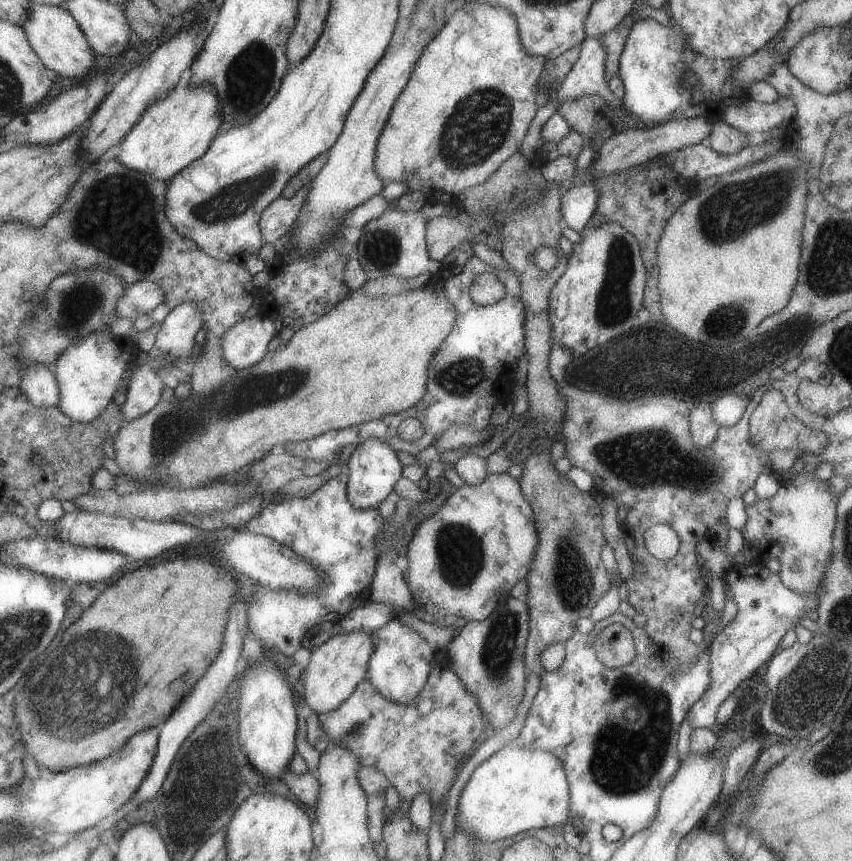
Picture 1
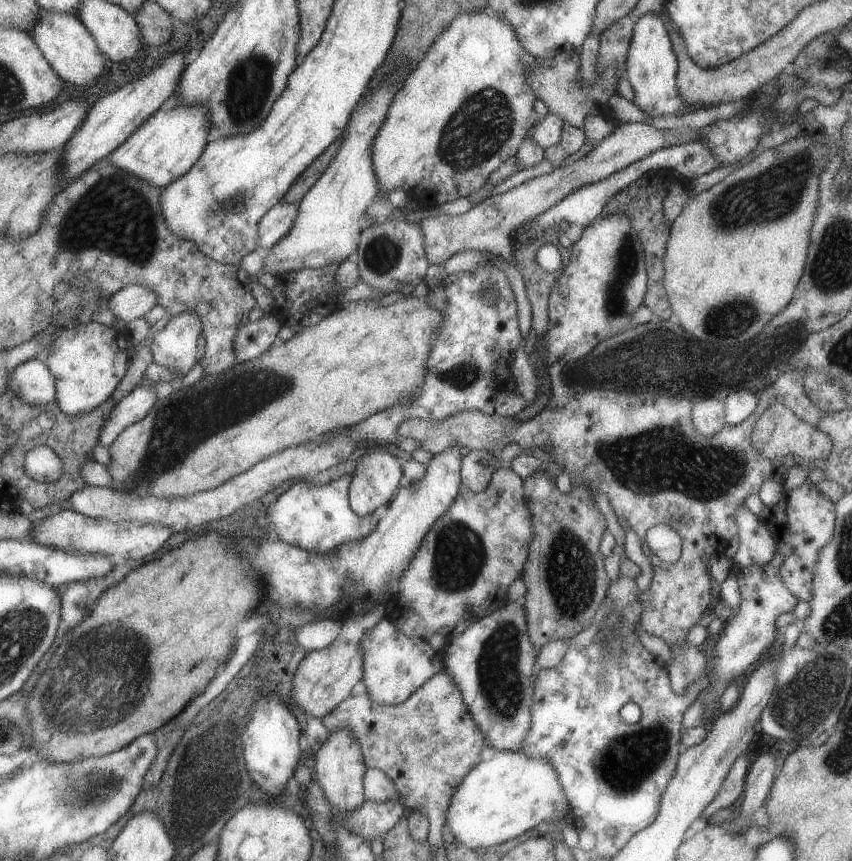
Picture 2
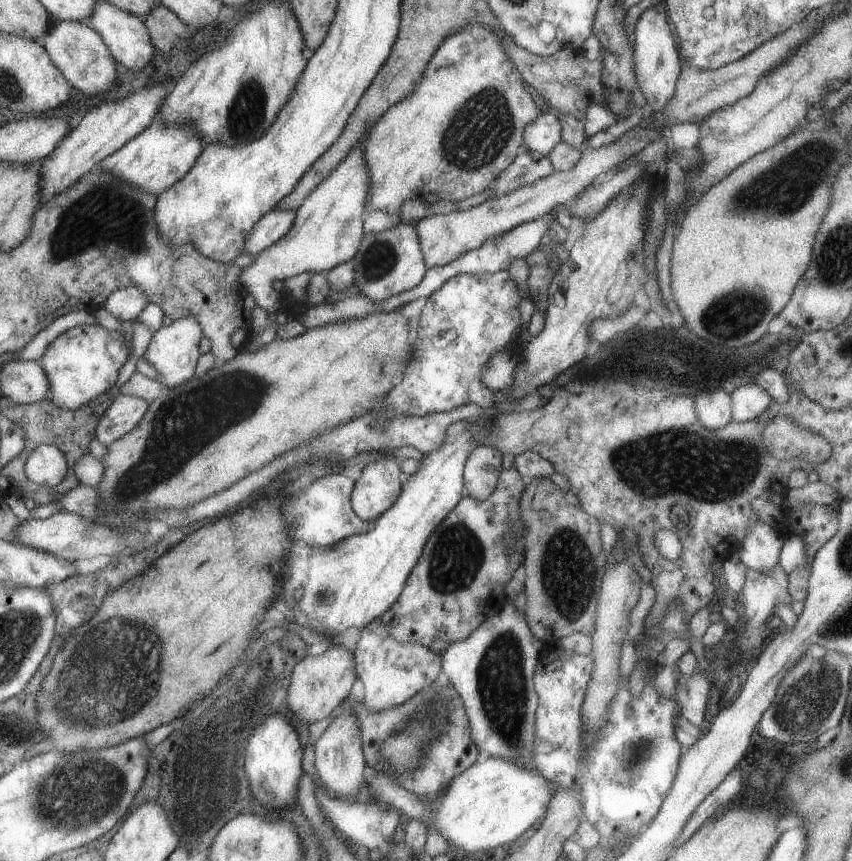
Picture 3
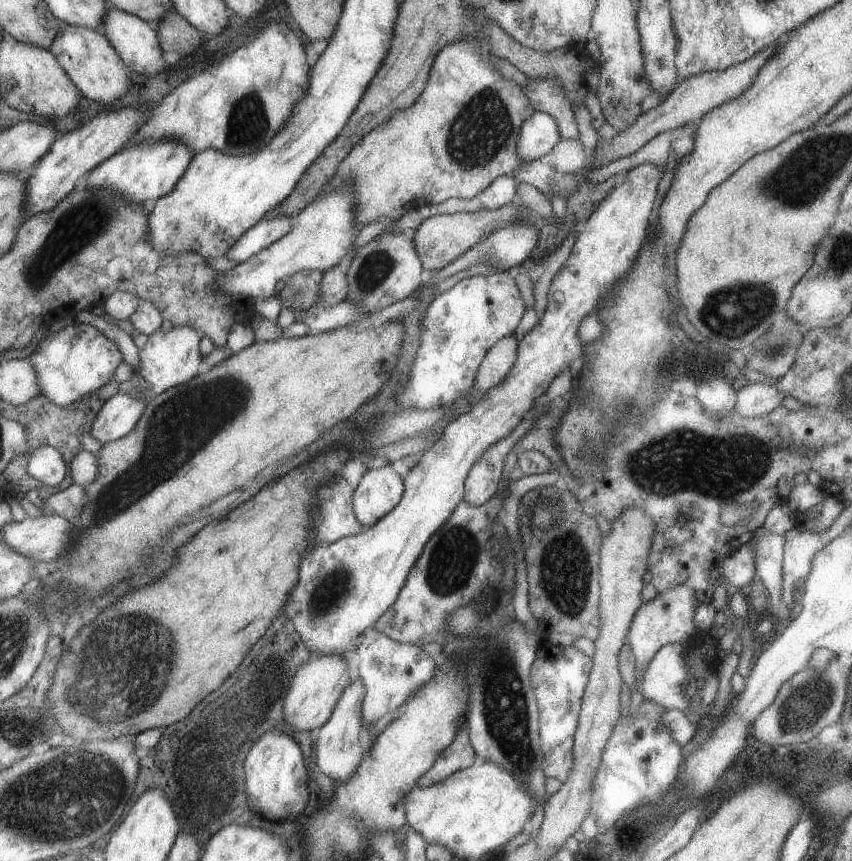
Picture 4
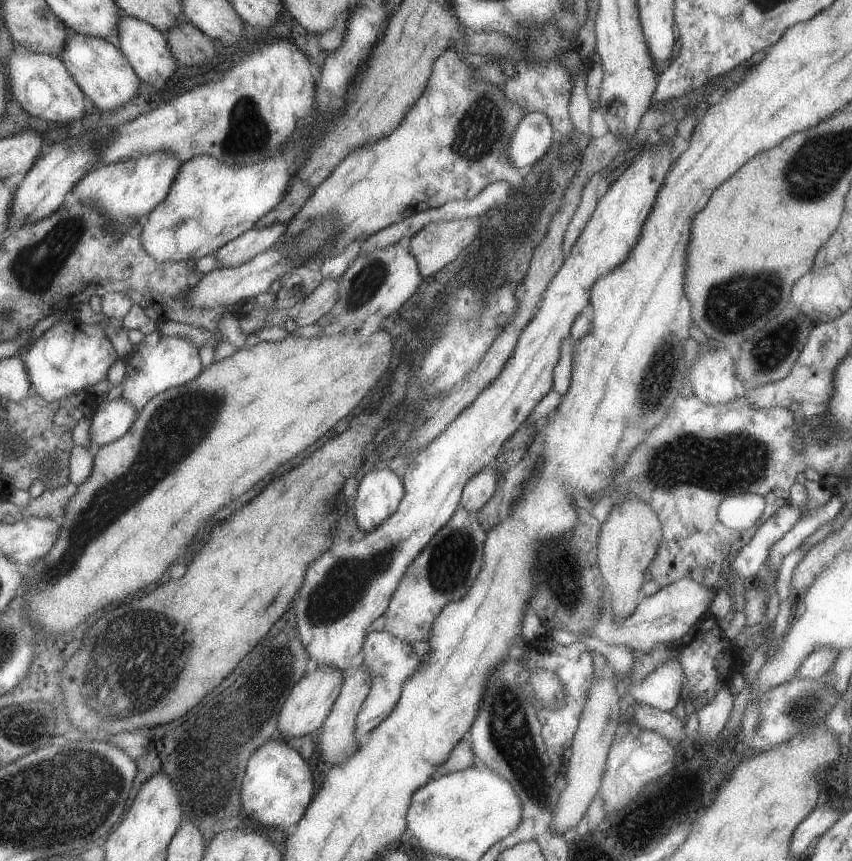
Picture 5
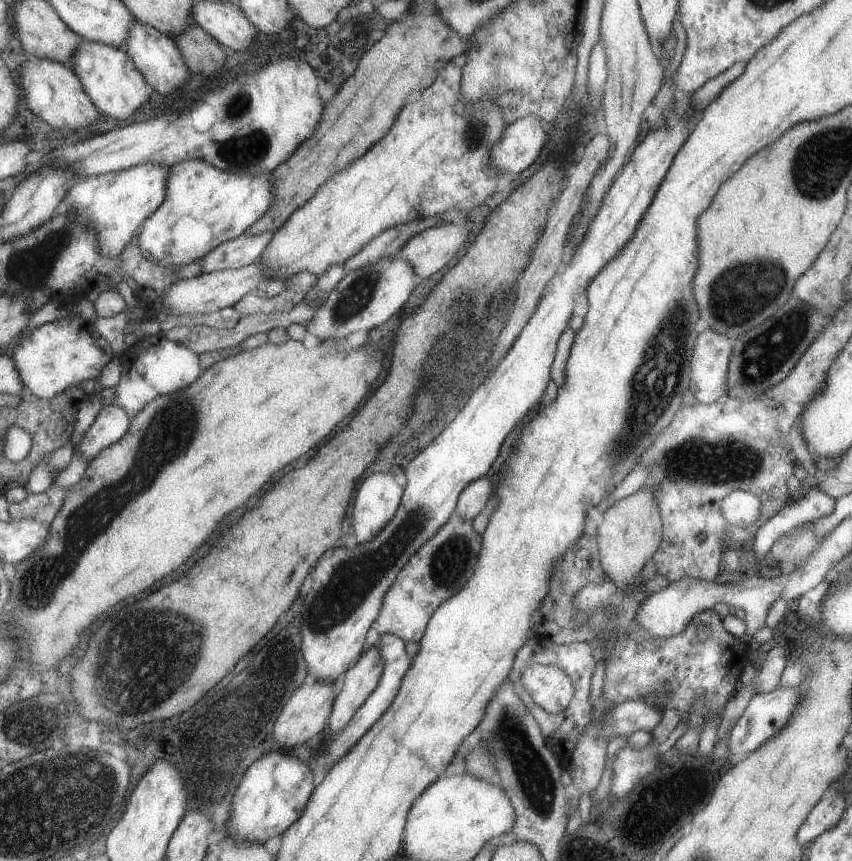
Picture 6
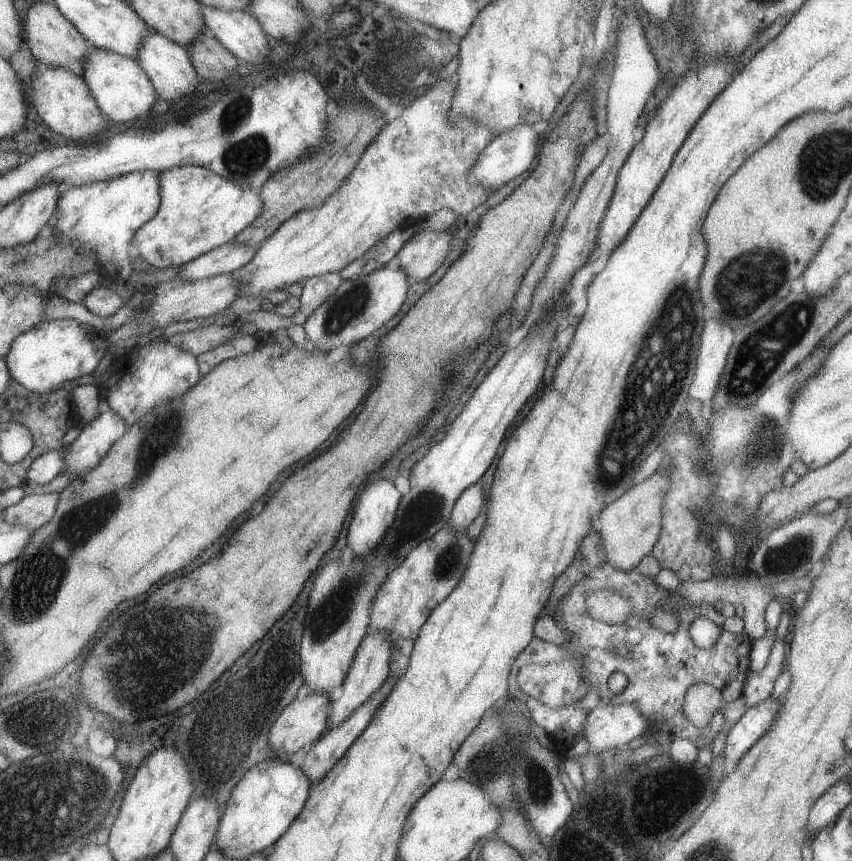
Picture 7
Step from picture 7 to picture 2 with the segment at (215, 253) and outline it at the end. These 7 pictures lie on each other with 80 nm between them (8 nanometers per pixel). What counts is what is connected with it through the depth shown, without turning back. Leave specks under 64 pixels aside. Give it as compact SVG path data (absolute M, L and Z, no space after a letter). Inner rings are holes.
M283 203L272 206L257 223L257 249L269 250L291 228L298 211L298 203Z

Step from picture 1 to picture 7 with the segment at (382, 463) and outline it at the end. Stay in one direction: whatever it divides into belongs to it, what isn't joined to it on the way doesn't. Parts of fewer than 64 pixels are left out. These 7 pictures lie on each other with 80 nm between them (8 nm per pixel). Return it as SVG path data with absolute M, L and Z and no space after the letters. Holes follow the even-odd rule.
M377 480L367 484L359 494L355 510L347 528L346 543L352 552L353 559L365 559L367 554L375 550L381 544L384 534L394 523L396 510L400 501L400 494L397 492L391 480Z

